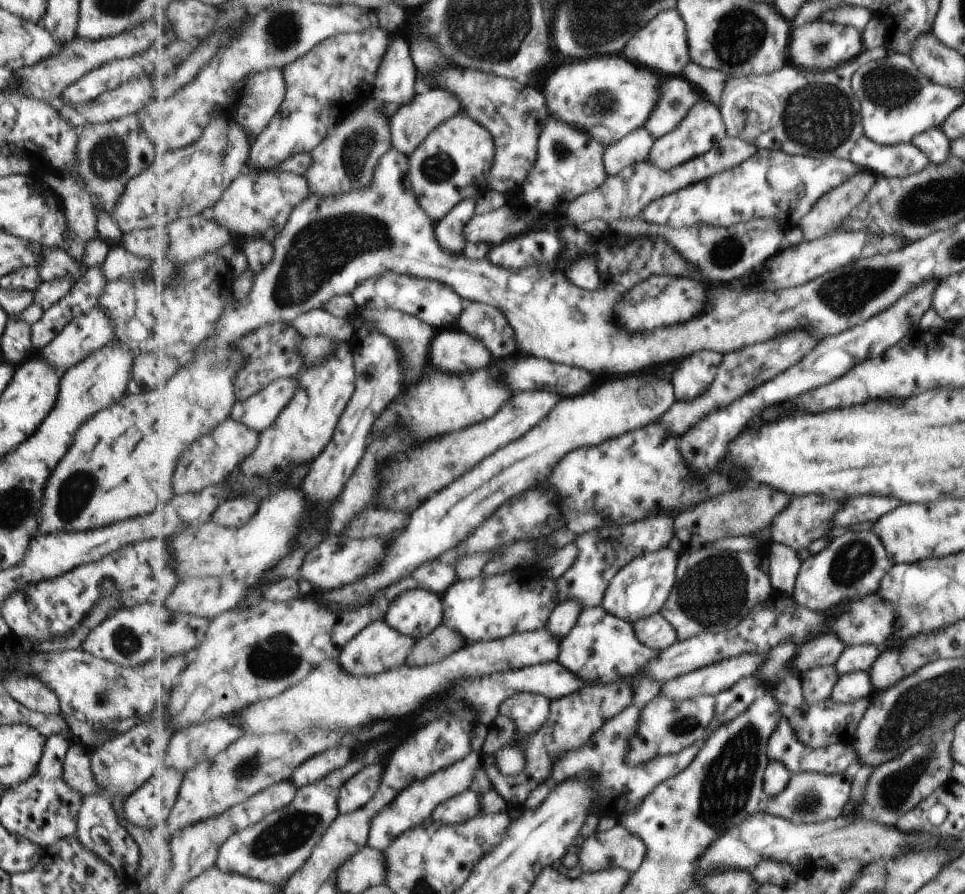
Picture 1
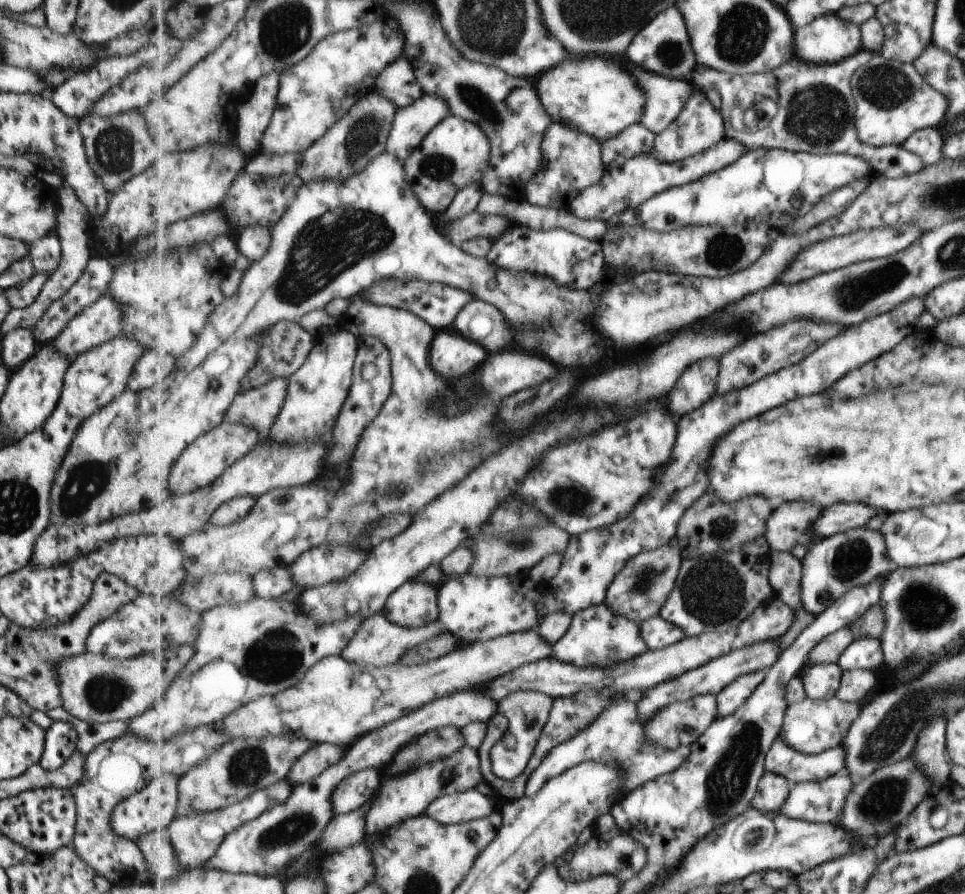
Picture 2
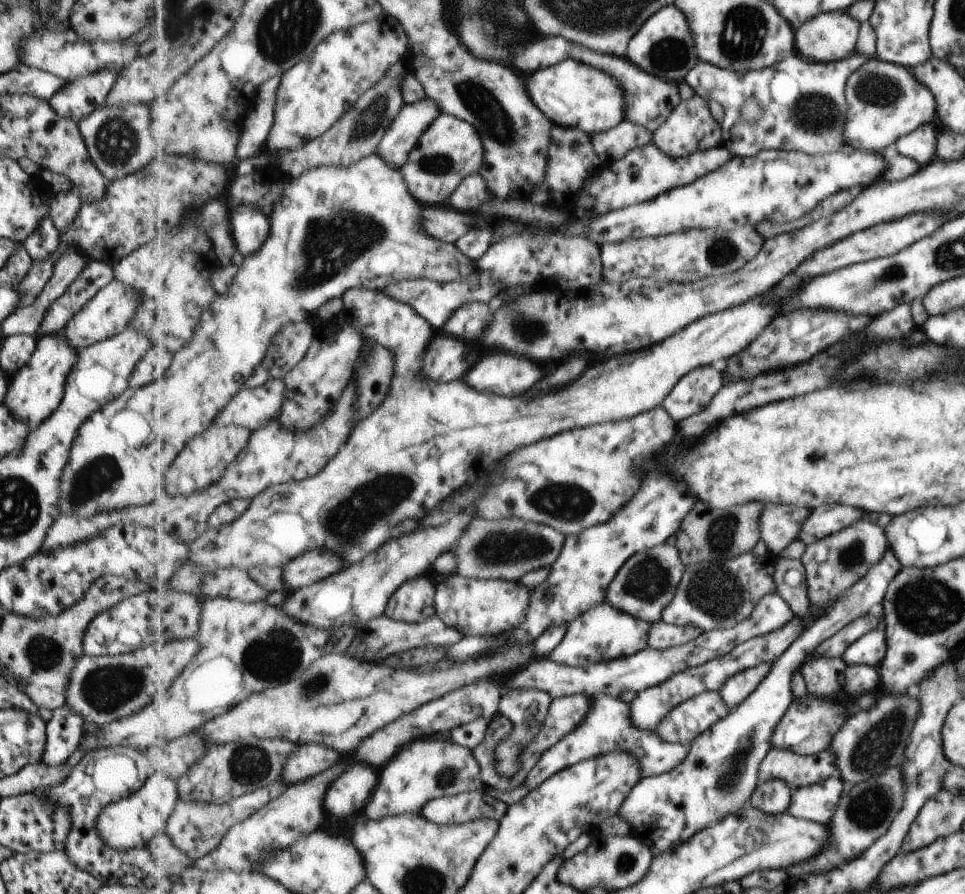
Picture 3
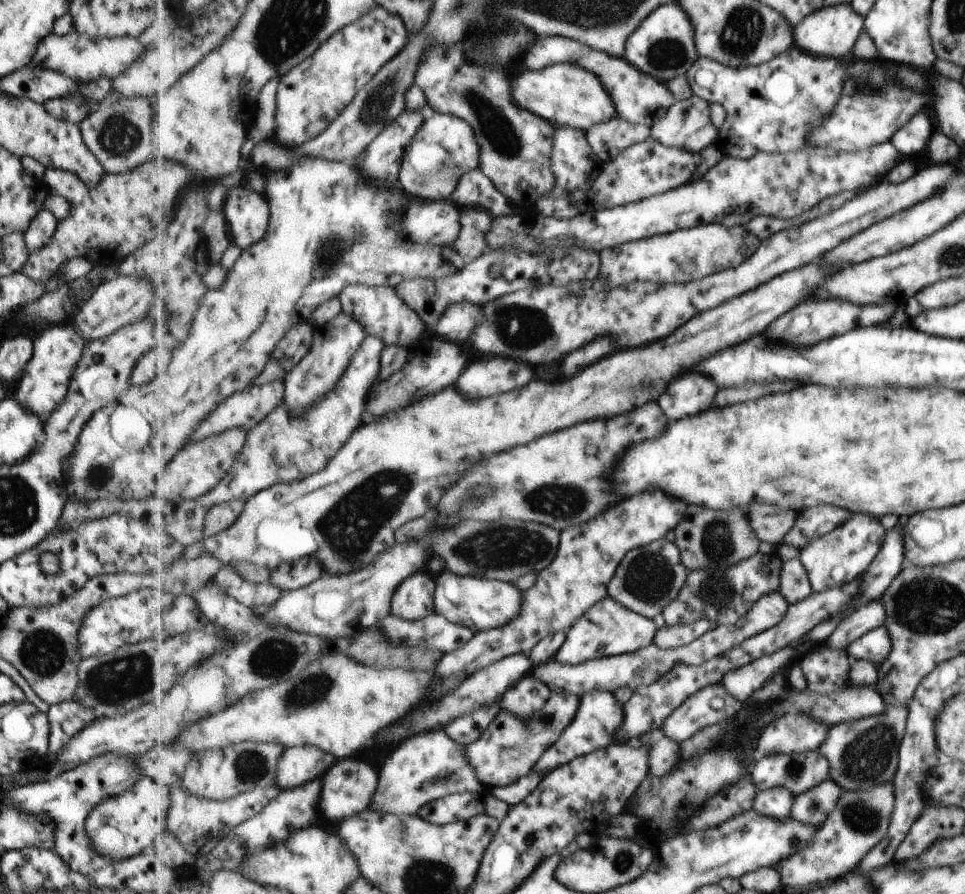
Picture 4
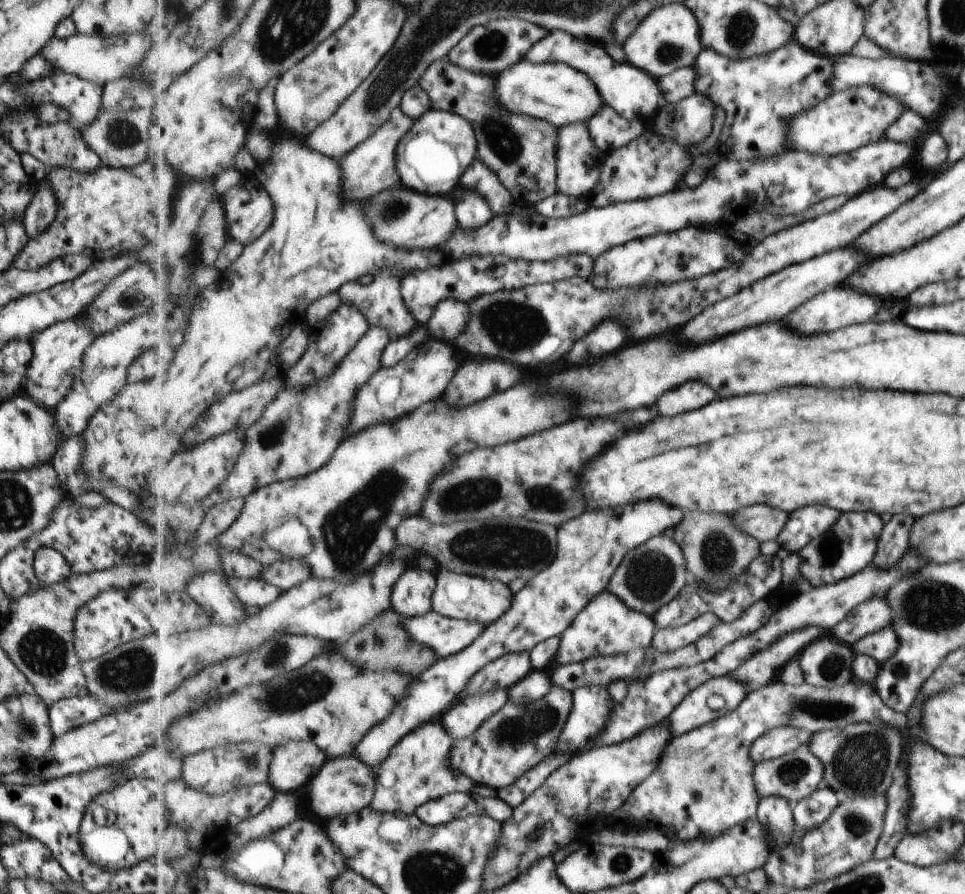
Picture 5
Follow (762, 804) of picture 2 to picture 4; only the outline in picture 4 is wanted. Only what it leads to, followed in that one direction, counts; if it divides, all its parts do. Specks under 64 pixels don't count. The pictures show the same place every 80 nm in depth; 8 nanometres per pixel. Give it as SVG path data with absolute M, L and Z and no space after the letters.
M787 787L758 791L754 800L754 809L759 811L759 814L786 821L792 816L794 797Z

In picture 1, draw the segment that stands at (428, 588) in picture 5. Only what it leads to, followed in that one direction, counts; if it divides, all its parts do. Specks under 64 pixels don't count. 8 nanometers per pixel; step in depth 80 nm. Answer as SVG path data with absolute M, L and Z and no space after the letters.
M425 589L408 590L391 605L386 621L419 641L444 624L442 597Z

